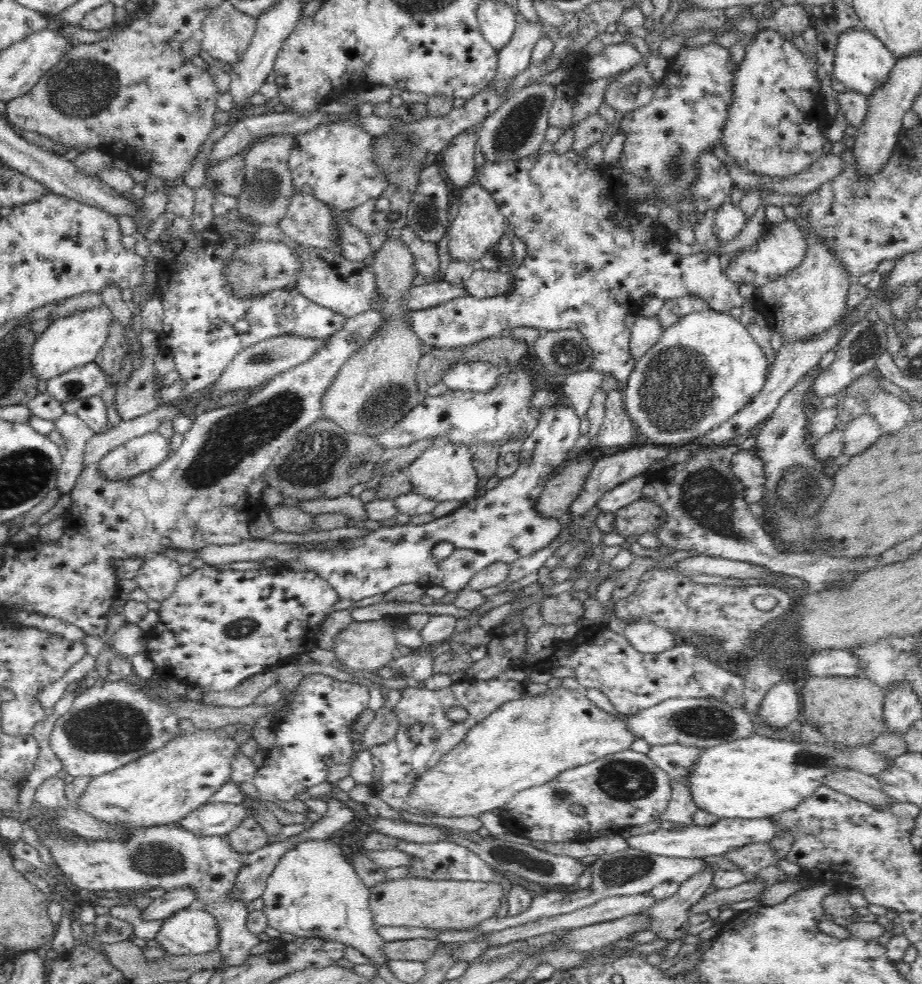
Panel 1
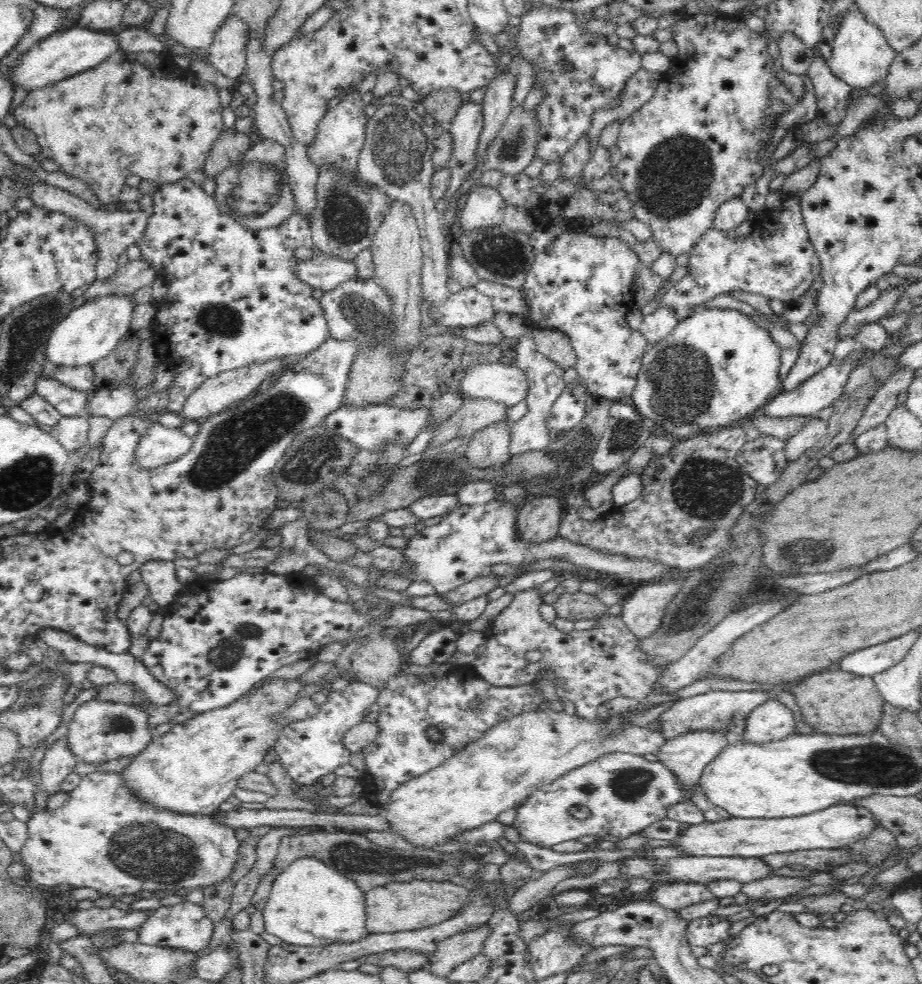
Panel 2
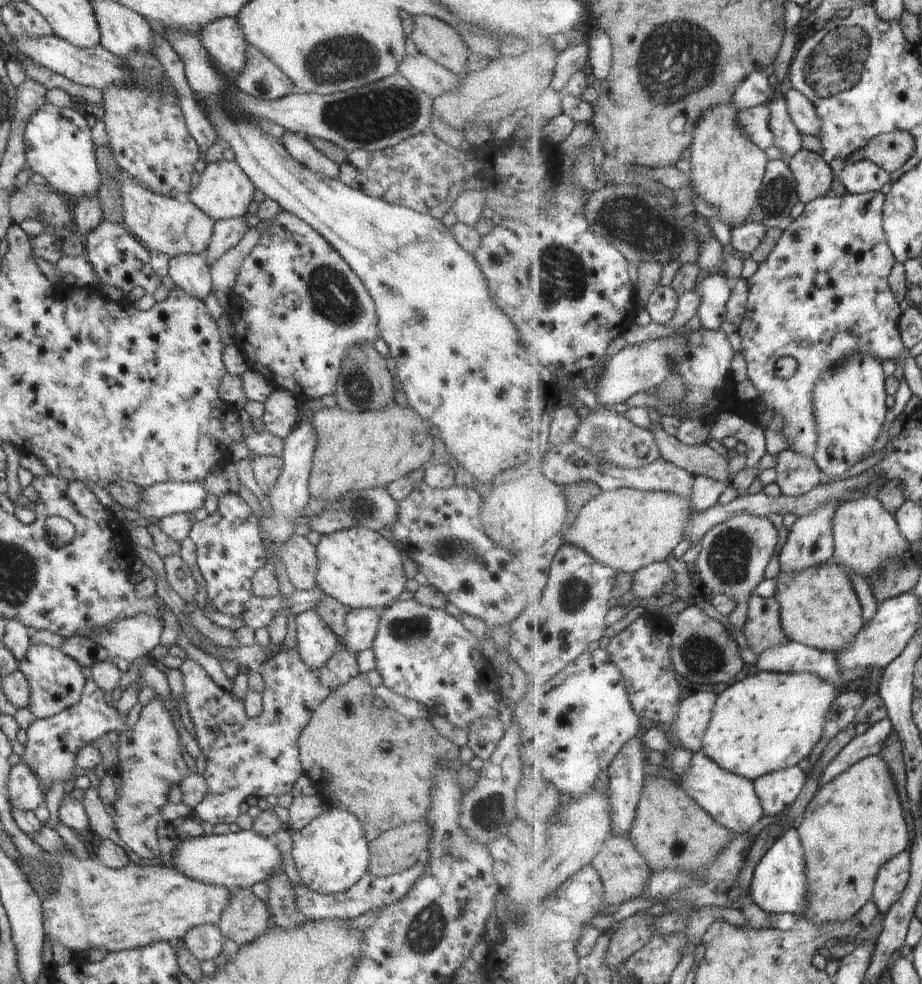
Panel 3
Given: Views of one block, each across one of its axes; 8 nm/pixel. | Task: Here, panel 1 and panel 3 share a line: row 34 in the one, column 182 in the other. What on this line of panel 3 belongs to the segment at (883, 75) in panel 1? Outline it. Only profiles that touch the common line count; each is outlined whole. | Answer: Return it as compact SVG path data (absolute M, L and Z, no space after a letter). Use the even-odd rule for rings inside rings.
M253 830L188 837L176 845L171 866L188 878L229 890L253 887L256 883L265 882L274 871L283 868L280 852L274 846L273 839L260 836Z

